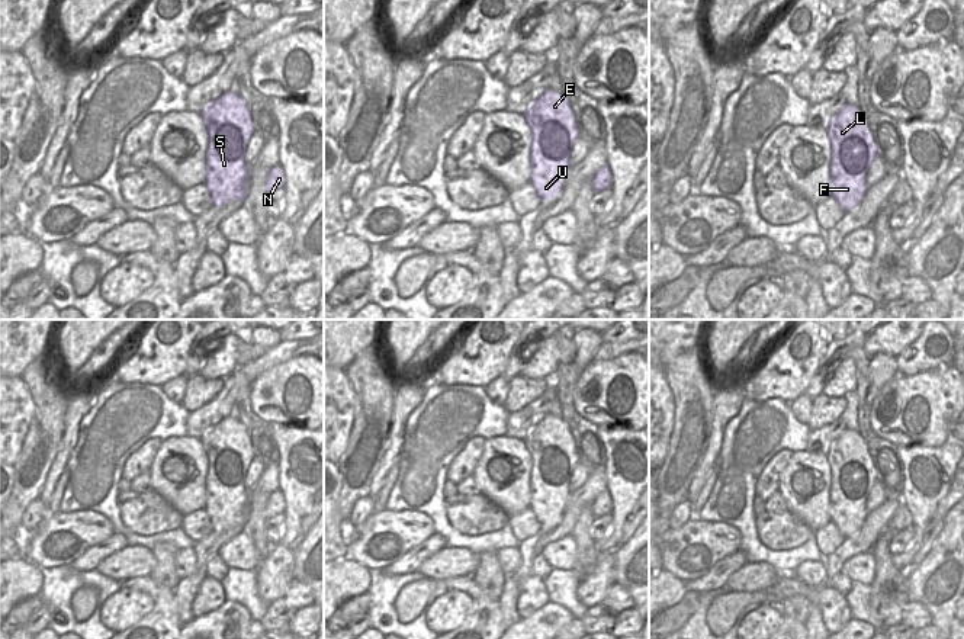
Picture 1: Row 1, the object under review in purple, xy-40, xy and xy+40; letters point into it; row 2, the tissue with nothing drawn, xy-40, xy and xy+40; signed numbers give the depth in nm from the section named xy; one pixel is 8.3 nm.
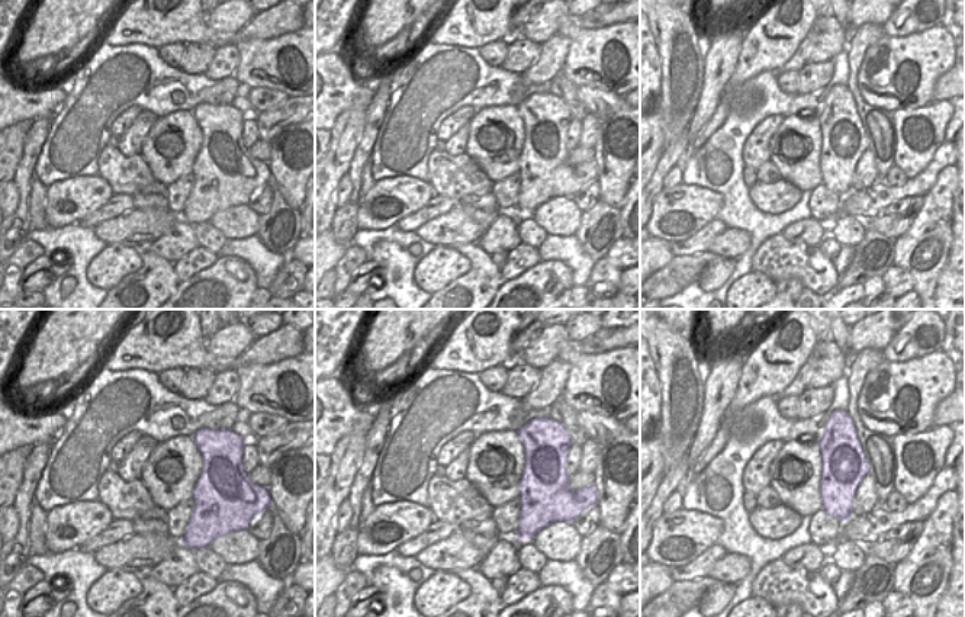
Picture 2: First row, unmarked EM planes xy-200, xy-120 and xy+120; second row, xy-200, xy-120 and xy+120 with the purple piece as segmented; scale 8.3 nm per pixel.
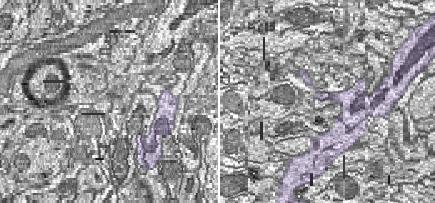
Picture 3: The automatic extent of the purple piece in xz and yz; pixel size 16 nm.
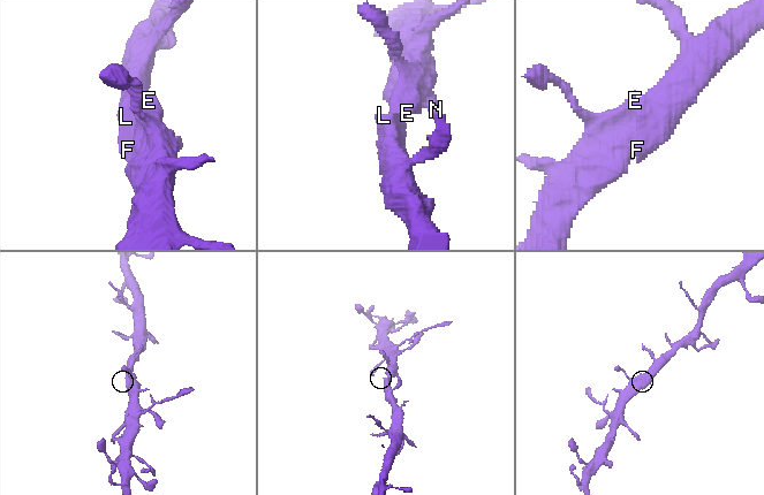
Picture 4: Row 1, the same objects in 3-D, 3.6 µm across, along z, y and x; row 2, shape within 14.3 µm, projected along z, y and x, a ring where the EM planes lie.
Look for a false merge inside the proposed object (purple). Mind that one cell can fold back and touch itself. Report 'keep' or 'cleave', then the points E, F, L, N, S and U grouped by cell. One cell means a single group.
keep | E F L N S U

